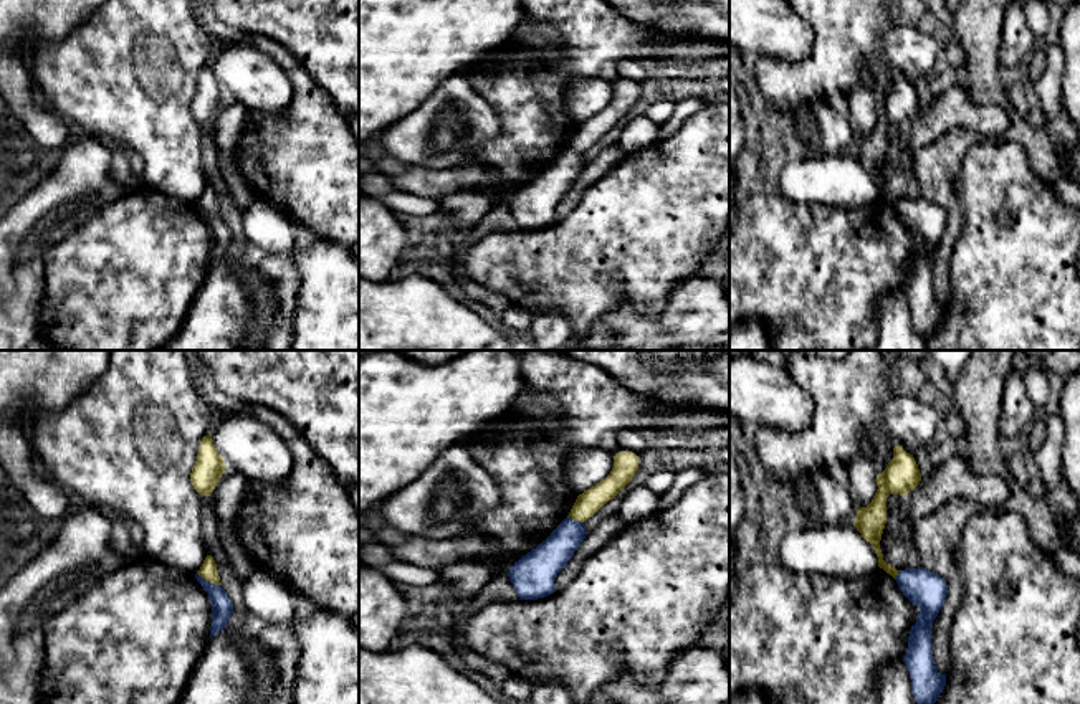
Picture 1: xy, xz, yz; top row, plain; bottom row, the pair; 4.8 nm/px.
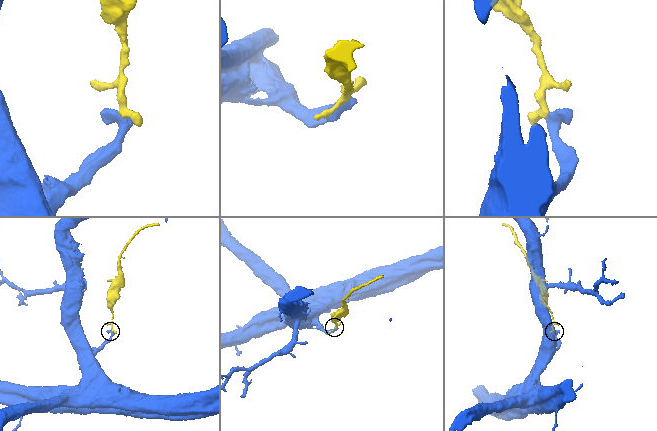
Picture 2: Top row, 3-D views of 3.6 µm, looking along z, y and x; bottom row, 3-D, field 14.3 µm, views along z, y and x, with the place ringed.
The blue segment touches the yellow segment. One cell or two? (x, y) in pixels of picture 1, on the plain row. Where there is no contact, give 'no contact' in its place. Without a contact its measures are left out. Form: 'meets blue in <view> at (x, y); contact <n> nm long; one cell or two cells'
meets blue in xy at (209, 212); contact 130 nm long; two cells

